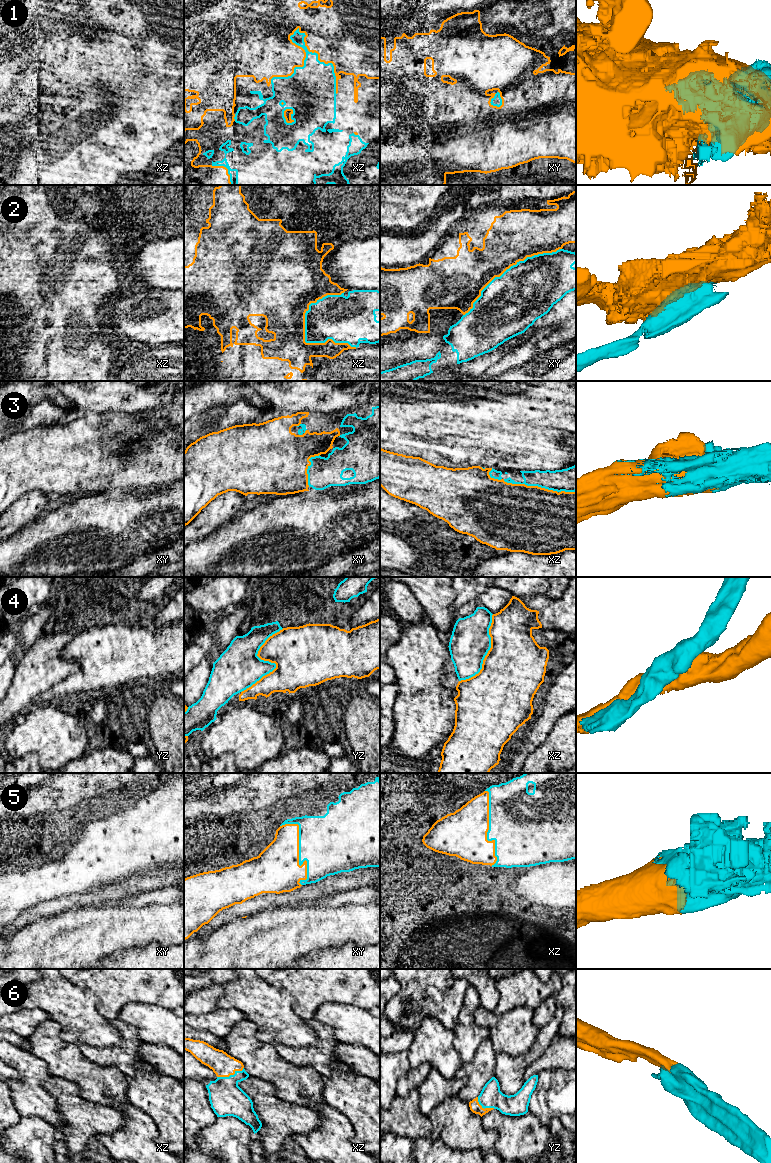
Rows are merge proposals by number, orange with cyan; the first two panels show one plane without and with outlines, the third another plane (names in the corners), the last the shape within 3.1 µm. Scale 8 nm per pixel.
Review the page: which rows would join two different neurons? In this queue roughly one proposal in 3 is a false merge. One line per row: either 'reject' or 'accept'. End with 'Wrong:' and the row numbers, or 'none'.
1: reject
2: reject
3: accept
4: accept
5: accept
6: accept
Wrong: 1, 2

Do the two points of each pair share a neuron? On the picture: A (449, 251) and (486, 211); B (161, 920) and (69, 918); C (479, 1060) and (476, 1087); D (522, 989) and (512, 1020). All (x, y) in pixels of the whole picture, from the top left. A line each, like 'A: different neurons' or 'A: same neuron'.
A: same neuron
B: same neuron
C: same neuron
D: different neurons

